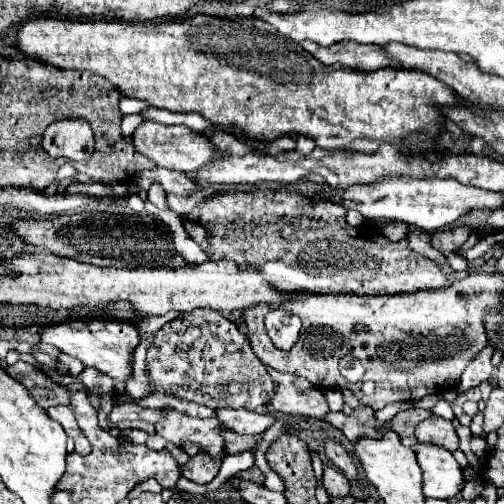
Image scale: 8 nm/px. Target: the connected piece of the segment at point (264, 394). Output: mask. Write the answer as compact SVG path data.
M209 307L195 309L191 313L185 313L183 319L173 319L167 325L163 325L155 333L155 337L147 349L145 365L147 365L151 393L159 391L159 393L187 399L187 401L193 401L193 403L199 403L199 405L205 405L211 409L243 407L243 409L253 411L261 405L267 405L275 397L275 389L277 389L275 381L265 371L263 361L253 353L247 335L241 333L233 321L225 319L219 311L209 309Z

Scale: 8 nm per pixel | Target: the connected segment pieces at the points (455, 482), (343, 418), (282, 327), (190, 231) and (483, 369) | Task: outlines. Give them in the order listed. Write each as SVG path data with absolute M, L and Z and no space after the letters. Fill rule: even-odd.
M419 443L415 447L417 461L423 471L423 495L433 499L449 499L463 487L463 471L451 451Z
M357 407L357 409L353 409L353 413L351 415L345 415L345 413L341 413L341 411L337 411L337 413L333 413L333 411L329 411L327 415L323 415L321 417L321 421L325 421L325 423L329 423L329 425L333 425L333 427L337 427L337 429L341 429L343 431L343 435L349 439L349 441L355 441L359 435L379 435L379 431L377 431L377 427L380 426L379 421L375 417L375 411L371 409L371 407ZM369 420L374 421L374 426L369 426Z
M271 309L265 317L265 325L271 341L281 351L289 351L301 331L301 319L297 315L287 315L283 309Z
M182 217L185 230L187 234L197 243L199 243L201 249L206 251L209 247L209 235L205 228L198 224L191 223L186 217Z
M489 343L489 347L485 347L471 363L469 367L463 371L459 383L457 383L457 391L465 393L473 387L479 387L483 381L489 381L493 375L493 365L491 365L491 355L493 355L493 343Z

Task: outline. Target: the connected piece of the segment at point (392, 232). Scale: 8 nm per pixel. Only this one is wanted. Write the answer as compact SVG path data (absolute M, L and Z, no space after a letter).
M381 225L381 233L383 235L387 235L389 239L393 239L393 241L401 241L401 239L405 239L407 235L409 235L409 227L407 225L399 225L399 227L391 227L391 225Z

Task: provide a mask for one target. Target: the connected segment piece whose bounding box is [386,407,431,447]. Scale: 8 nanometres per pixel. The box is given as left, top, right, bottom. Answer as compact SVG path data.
M413 407L413 409L407 409L407 411L397 413L390 423L386 424L386 427L391 428L391 430L397 433L404 446L413 447L418 443L415 437L416 426L430 416L431 411Z

